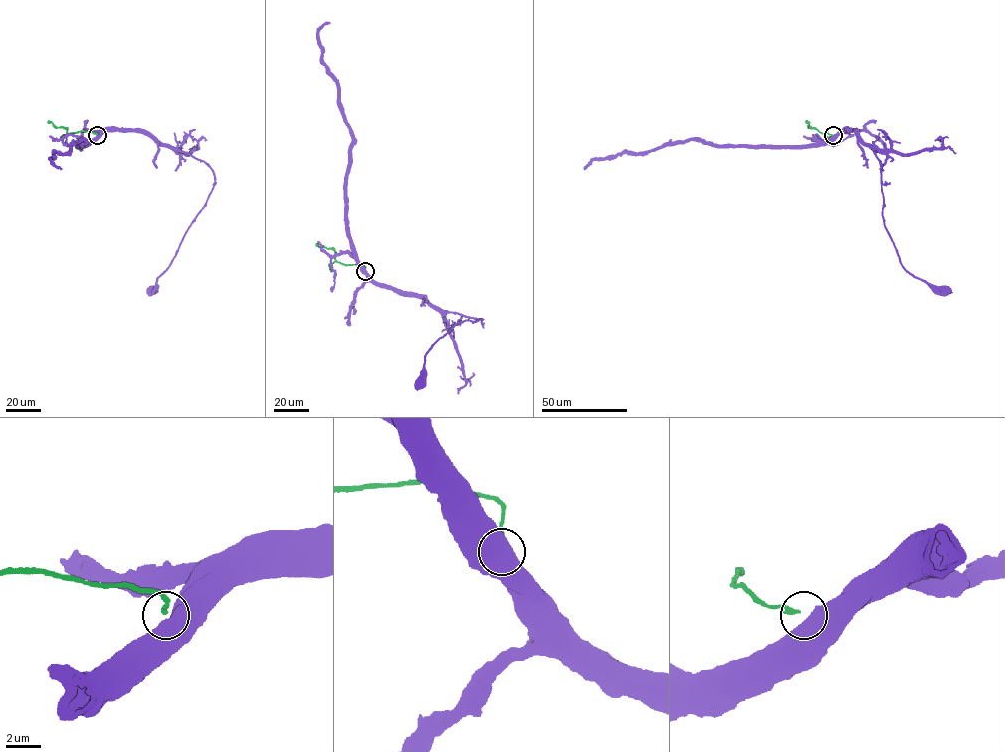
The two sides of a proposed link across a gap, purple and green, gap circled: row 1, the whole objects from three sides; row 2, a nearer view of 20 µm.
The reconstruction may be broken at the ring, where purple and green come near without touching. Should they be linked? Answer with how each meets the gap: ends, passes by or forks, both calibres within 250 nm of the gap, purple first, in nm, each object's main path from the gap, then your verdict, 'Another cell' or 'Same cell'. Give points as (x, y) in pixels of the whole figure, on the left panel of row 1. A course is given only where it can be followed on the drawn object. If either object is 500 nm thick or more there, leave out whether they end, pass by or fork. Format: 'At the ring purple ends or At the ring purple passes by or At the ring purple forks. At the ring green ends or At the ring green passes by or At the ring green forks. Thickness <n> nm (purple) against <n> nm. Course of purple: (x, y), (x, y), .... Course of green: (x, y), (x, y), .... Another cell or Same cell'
Thickness 700 nm (purple) against 260 nm. Course of purple: (97, 136), (108, 130), (143, 132), (203, 160), (213, 173), (215, 183), (205, 205), (152, 291). Course of green: (97, 135), (84, 131), (69, 133), (67, 129), (48, 121). Another cell

